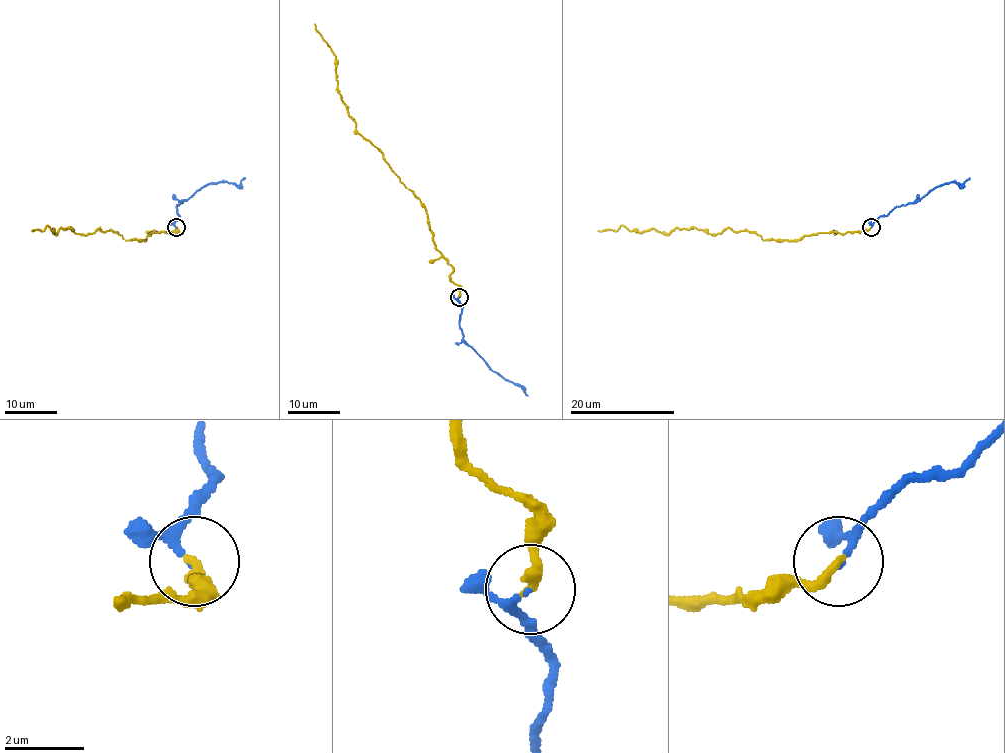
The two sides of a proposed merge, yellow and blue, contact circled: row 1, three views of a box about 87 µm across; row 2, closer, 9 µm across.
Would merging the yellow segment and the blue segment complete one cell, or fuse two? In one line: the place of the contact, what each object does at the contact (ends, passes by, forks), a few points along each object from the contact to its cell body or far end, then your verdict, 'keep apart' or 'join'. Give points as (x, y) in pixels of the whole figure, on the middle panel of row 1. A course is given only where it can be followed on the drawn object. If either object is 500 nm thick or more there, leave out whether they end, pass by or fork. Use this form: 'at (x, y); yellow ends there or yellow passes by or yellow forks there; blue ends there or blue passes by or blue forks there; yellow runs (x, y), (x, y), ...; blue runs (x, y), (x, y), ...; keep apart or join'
at (459, 297); yellow ends there; blue passes by; yellow runs (460, 297), (424, 205), (355, 128), (337, 88), (336, 55), (315, 24); blue runs (460, 297), (457, 301), (462, 307), (460, 320), (463, 340), (493, 371), (517, 384), (527, 396); join

